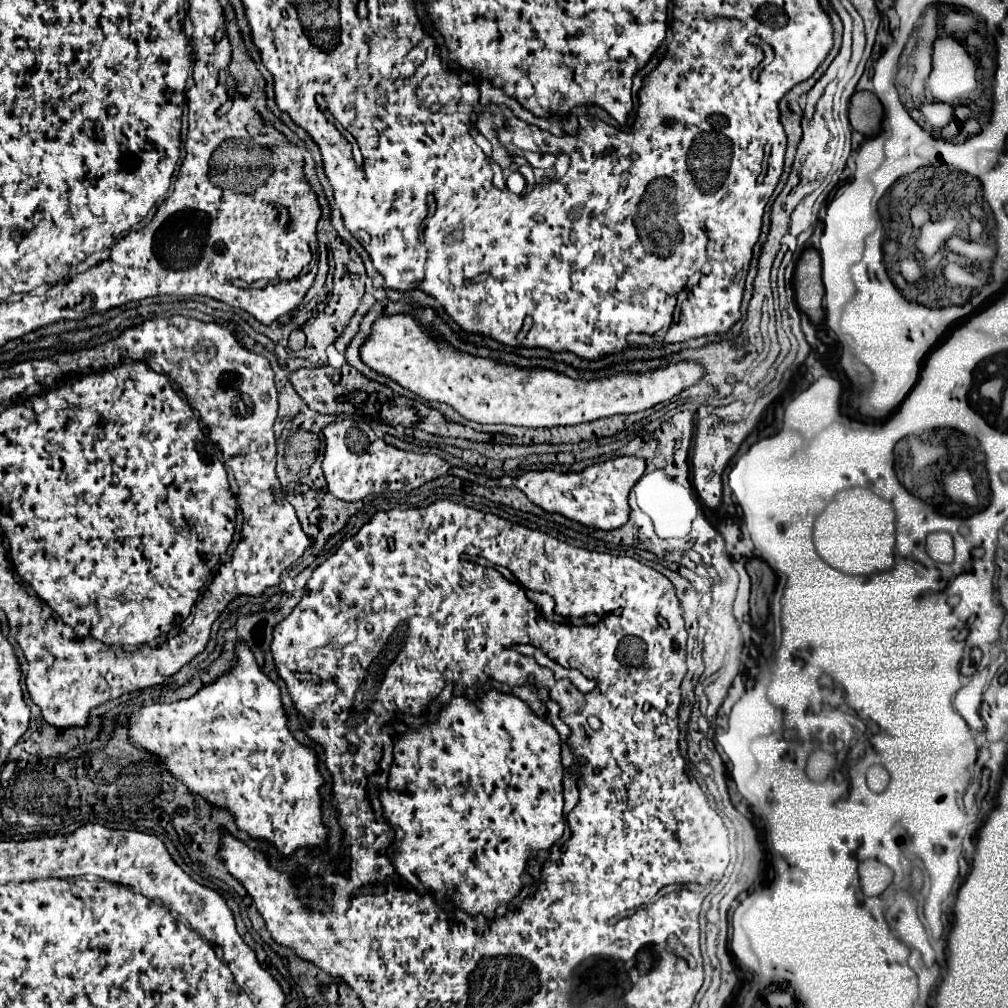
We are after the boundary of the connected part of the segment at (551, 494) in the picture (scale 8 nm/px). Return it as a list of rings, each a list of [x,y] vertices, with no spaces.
[[[615,457],[595,465],[585,467],[583,471],[575,473],[559,473],[553,469],[545,471],[527,471],[513,479],[513,487],[521,489],[535,505],[549,513],[565,515],[581,525],[595,527],[595,529],[619,529],[629,521],[629,491],[645,473],[645,459],[641,457]]]

